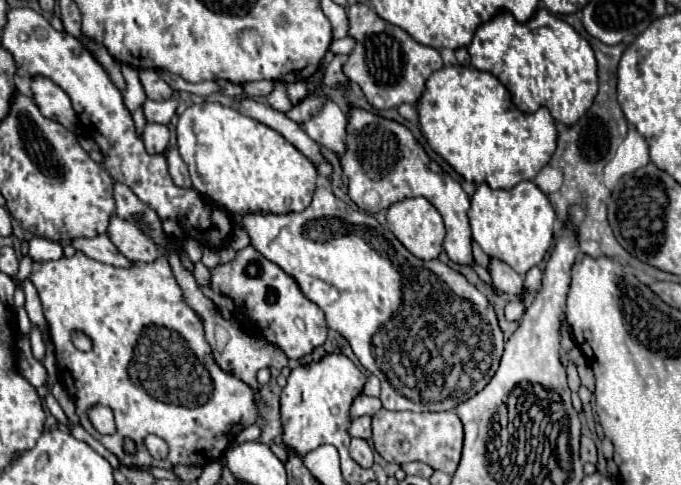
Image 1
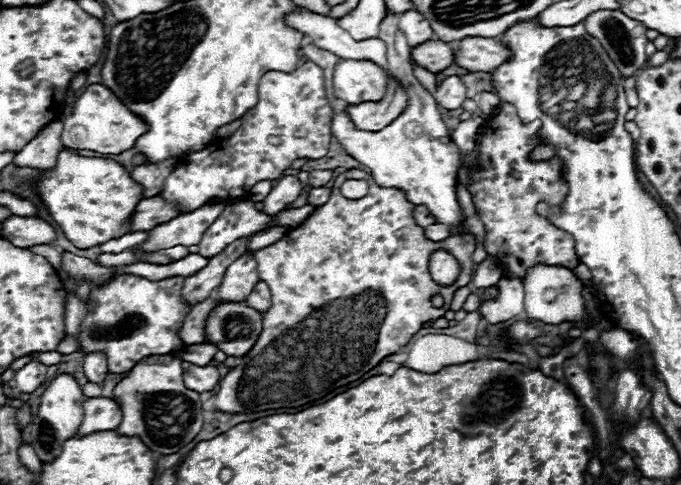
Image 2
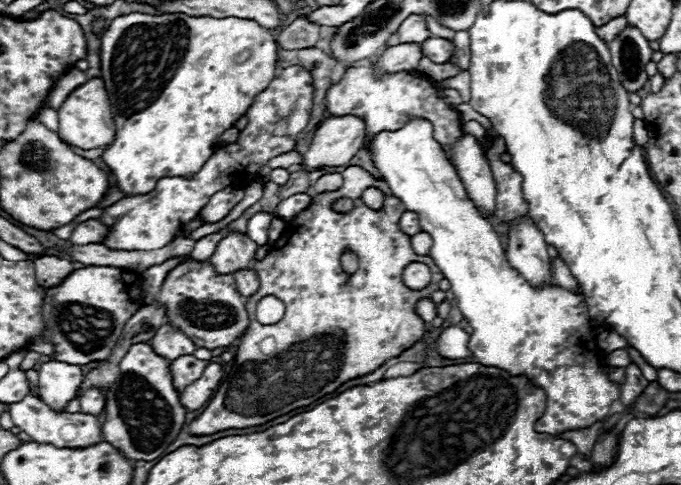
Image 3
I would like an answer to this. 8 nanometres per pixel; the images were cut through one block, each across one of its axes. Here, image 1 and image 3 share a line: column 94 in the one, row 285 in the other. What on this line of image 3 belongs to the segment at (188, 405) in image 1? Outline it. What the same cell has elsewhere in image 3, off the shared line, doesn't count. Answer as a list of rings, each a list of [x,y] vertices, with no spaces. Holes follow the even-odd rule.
[[[348,166],[342,176],[342,188],[316,194],[312,204],[288,222],[284,236],[272,244],[264,260],[254,264],[260,288],[246,302],[250,326],[240,338],[232,370],[206,410],[188,424],[190,434],[202,436],[226,428],[266,424],[294,408],[312,404],[352,378],[378,370],[384,360],[400,356],[424,336],[426,324],[416,312],[416,302],[432,298],[444,274],[430,256],[414,254],[410,236],[398,226],[400,216],[406,212],[398,198],[386,194],[380,210],[372,210],[362,202],[366,188],[386,186],[380,184],[382,180],[376,180],[360,166]],[[338,198],[350,198],[354,202],[352,210],[332,210]],[[346,248],[358,254],[360,260],[358,270],[350,276],[340,266],[340,254]],[[416,260],[432,270],[432,284],[424,290],[410,290],[402,284],[404,268]],[[268,294],[282,300],[286,312],[280,322],[264,326],[256,320],[256,304]],[[268,336],[276,342],[274,354],[262,354],[260,350],[260,342]]]

